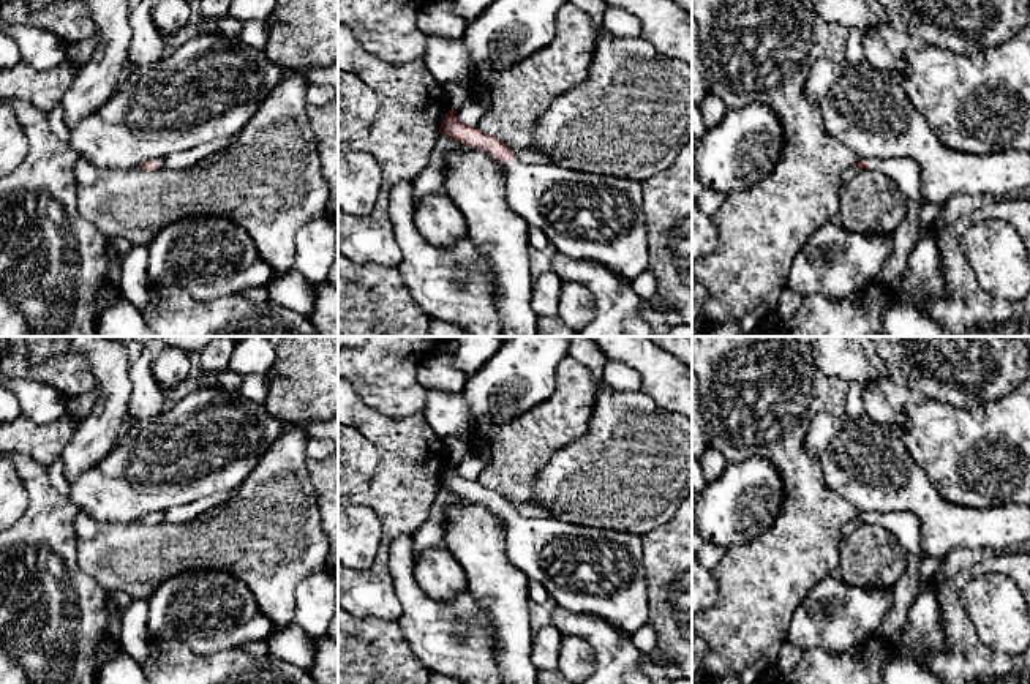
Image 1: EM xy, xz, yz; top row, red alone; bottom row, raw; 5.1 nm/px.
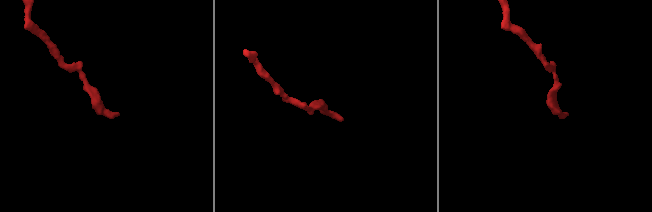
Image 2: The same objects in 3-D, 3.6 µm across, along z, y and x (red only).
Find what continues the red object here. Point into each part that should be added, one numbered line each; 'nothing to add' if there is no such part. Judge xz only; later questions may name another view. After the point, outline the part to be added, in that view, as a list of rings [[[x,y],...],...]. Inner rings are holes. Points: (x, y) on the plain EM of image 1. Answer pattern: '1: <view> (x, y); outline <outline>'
1: xz (601, 572); outline [[[515,509],[506,523],[507,558],[529,581],[540,583],[558,607],[600,616],[629,635],[648,624],[645,543],[640,536],[577,526],[556,518],[528,518]]]

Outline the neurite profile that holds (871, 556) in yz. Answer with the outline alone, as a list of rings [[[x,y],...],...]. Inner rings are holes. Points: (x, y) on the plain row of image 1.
[[[859,523],[839,543],[837,575],[851,586],[893,589],[908,564],[910,556],[899,540],[878,524]]]

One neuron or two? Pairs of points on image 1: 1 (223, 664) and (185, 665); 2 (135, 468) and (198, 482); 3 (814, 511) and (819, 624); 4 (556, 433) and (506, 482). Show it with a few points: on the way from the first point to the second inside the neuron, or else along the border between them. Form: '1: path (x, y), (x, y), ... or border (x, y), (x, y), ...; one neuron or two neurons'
1: path (214, 665), (195, 665); one neuron
2: path (150, 469), (182, 469); one neuron
3: border (836, 574), (822, 578), (793, 613); two neurons
4: path (544, 444), (518, 469); one neuron

